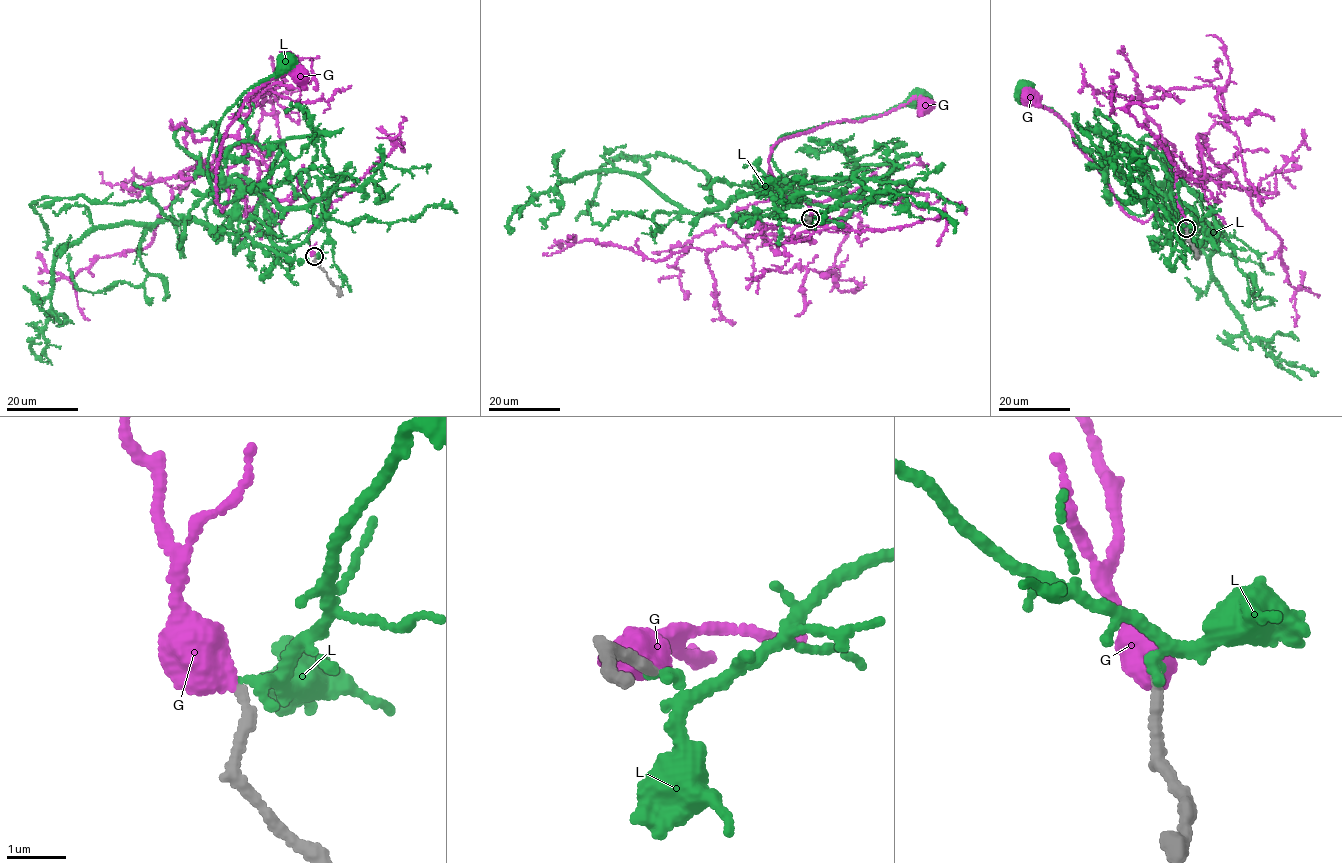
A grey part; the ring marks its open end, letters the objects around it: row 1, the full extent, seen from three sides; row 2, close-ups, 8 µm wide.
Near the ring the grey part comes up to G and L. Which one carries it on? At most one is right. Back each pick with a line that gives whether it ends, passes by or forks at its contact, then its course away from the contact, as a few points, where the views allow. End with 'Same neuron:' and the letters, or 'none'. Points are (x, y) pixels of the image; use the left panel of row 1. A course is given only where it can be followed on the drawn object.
G: it ends there; it runs (314, 256), (328, 201), (270, 199), (245, 155), (222, 210), (215, 187), (250, 94), (297, 77)
Same neuron: G

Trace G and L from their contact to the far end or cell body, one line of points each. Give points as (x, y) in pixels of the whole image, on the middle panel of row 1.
G: (809, 218), (849, 226), (819, 226), (792, 238), (811, 208), (776, 197), (771, 149), (915, 97), (922, 104)
L: (810, 218), (848, 199), (865, 181), (791, 181), (773, 163), (772, 149), (782, 136), (918, 101)

